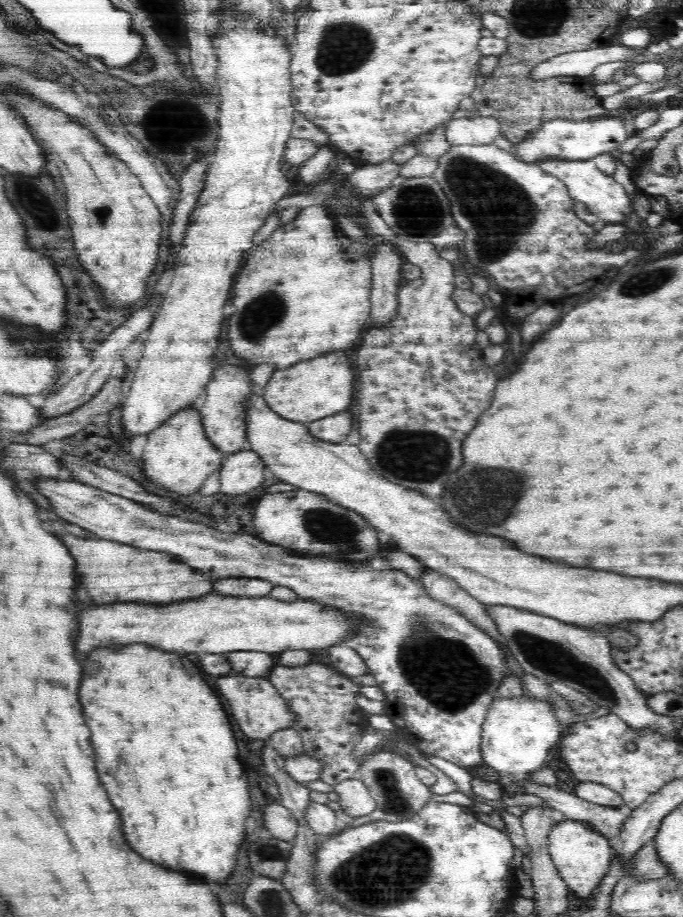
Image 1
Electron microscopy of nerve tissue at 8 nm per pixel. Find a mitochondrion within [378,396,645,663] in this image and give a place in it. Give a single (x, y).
(481, 500)

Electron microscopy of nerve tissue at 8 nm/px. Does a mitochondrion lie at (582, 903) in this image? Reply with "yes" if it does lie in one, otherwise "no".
no

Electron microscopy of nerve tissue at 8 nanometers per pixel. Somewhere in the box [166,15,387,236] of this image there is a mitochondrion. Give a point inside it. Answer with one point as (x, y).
(338, 42)

